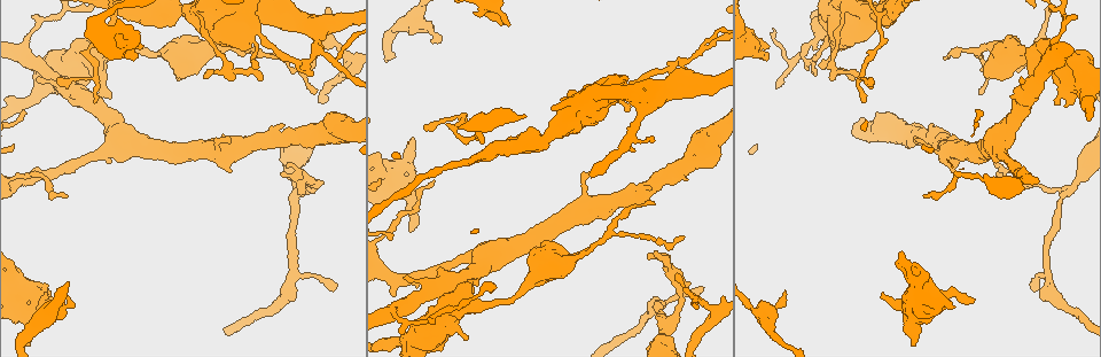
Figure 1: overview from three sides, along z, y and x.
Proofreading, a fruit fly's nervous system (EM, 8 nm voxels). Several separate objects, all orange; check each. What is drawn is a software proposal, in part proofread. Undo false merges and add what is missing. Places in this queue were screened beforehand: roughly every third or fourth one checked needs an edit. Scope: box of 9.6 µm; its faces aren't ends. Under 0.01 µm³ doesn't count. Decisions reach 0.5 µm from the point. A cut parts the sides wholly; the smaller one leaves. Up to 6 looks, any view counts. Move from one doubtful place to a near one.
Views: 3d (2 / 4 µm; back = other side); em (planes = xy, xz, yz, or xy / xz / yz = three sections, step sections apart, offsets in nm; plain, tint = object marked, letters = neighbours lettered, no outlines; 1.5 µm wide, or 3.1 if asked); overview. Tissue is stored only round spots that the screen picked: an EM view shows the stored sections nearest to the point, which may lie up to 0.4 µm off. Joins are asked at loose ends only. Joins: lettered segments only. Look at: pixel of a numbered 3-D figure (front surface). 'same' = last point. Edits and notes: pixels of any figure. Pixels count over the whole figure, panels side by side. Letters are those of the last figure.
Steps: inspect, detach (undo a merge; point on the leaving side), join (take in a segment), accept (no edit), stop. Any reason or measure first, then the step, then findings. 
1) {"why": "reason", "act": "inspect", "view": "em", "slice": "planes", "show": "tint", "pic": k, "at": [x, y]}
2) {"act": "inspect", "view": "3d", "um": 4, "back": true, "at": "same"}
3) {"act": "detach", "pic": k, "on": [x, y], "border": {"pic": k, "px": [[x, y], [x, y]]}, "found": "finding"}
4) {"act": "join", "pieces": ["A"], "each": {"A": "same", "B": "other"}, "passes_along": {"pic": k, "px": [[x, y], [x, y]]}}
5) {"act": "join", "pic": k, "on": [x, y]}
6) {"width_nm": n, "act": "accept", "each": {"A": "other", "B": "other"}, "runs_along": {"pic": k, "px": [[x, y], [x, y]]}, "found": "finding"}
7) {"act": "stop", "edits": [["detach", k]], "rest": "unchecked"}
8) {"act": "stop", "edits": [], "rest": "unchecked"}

{"why": "thin end", "act": "inspect", "view": "em", "slice": "planes", "show": "letters", "pic": 1, "at": [701, 286]}

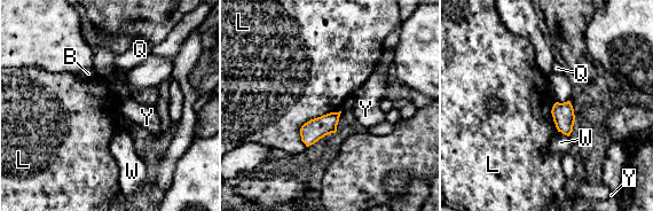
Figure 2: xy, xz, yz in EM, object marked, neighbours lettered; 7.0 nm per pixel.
{"act": "accept", "each": {"B": "other", "L": "other", "Q": "other", "W": "other", "Y": "other"}, "border": {"pic": 2, "px": [[340, 110], [301, 126], [306, 147]]}, "found": "no lettered segment goes on from it"}

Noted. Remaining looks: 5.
{"why": "an open end", "act": "inspect", "view": "em", "slice": "planes", "show": "plain", "pic": 1, "at": [980, 94]}

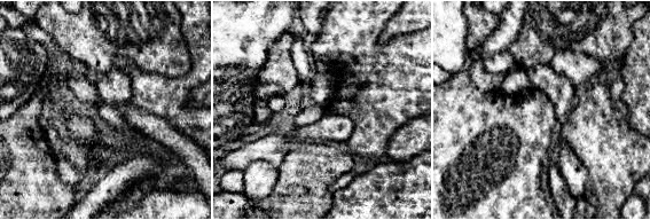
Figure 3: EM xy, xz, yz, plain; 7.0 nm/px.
{"act": "inspect", "view": "em", "slice": "planes", "show": "letters", "at": "same"}

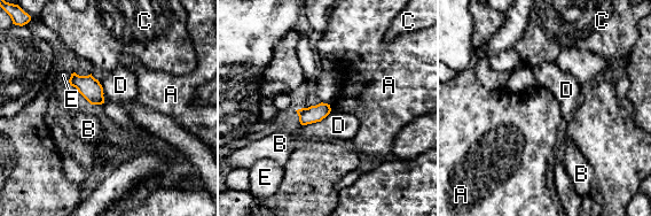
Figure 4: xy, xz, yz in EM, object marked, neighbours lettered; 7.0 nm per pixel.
{"act": "accept", "each": {"A": "other", "B": "other", "C": "other", "D": "other", "E": "other"}, "border": {"pic": 4, "px": [[329, 105], [331, 109]]}, "found": "none of them fits"}

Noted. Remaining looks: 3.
{"why": "an open end", "act": "inspect", "view": "3d", "um": 4, "pic": 1, "at": [656, 252]}

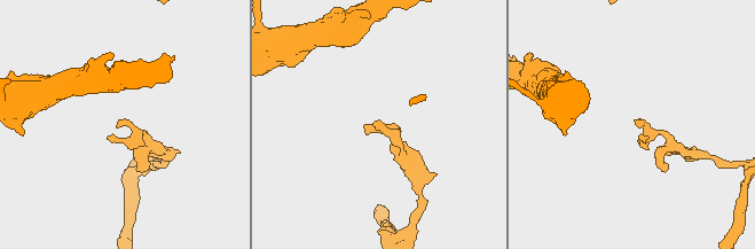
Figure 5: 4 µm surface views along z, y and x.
{"why": "now the EM", "act": "inspect", "view": "em", "slice": "planes", "show": "letters", "pic": 5, "at": [373, 126]}

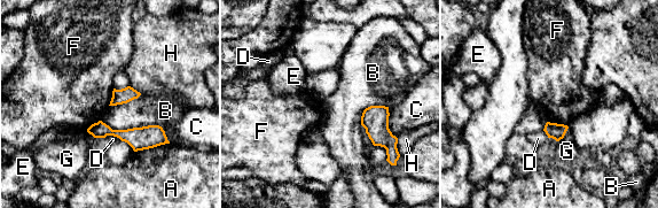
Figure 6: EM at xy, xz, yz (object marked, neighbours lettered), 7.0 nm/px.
{"width_nm": 110, "act": "accept", "each": {"A": "other", "B": "other", "C": "other", "D": "other", "E": "other", "F": "other", "G": "other", "H": "other"}, "border": {"pic": 6, "px": [[547, 121], [563, 123], [568, 126]]}, "found": "none of them fits"}

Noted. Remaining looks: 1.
{"act": "stop", "edits": [], "rest": "unchecked"}

